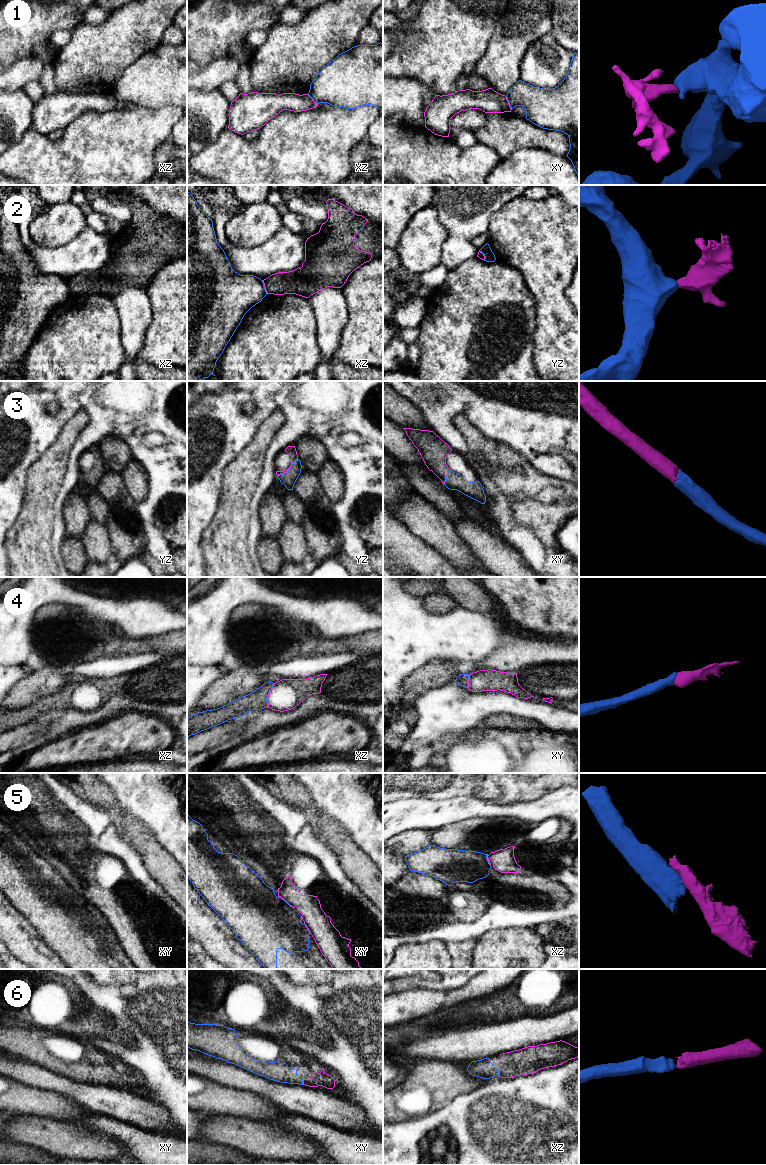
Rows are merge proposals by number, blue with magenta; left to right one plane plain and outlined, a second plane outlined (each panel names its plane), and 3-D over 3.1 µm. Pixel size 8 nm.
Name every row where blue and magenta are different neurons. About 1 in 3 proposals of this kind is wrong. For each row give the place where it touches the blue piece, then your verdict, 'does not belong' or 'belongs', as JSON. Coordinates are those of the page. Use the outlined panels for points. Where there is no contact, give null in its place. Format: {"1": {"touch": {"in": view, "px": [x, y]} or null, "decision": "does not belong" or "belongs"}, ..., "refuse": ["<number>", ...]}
{"1": {"touch": {"in": "xy", "px": [509, 103]}, "decision": "does not belong"}, "2": {"touch": {"in": "xz", "px": [264, 287]}, "decision": "does not belong"}, "3": {"touch": {"in": "xy", "px": [446, 477]}, "decision": "belongs"}, "4": {"touch": {"in": "xz", "px": [267, 695]}, "decision": "belongs"}, "5": {"touch": {"in": "xy", "px": [285, 901]}, "decision": "does not belong"}, "6": {"touch": {"in": "xy", "px": [302, 1082]}, "decision": "belongs"}, "refuse": ["1", "2", "5"]}

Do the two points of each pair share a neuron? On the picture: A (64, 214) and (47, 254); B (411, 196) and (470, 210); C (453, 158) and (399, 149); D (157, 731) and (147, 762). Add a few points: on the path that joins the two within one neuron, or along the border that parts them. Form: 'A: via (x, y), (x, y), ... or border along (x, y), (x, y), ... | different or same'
A: border along (29, 235), (35, 242), (52, 247), (73, 240) | different
B: border along (434, 195), (430, 205) | different
C: via (440, 158), (412, 158) | same
D: border along (148, 754), (125, 757) | different

